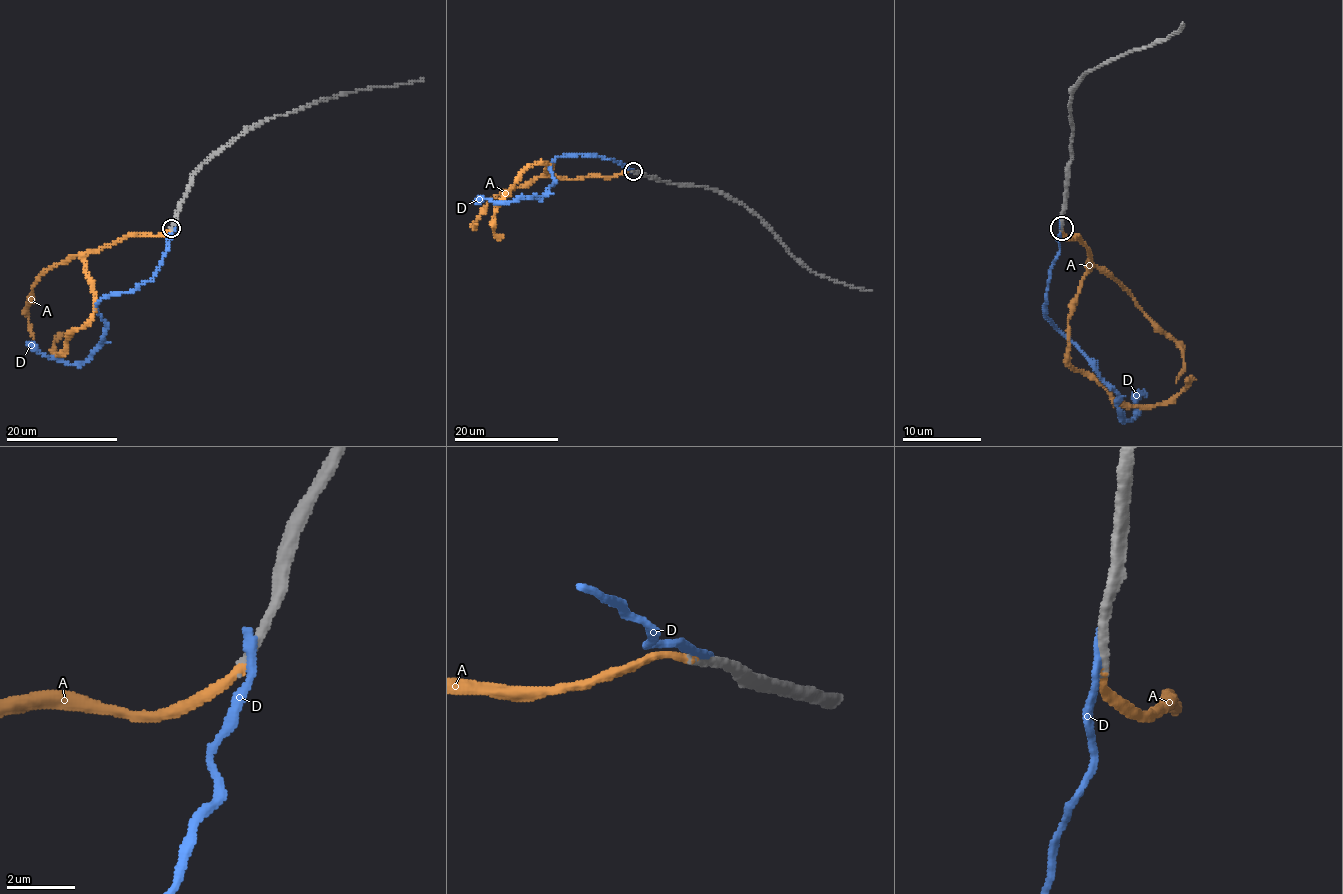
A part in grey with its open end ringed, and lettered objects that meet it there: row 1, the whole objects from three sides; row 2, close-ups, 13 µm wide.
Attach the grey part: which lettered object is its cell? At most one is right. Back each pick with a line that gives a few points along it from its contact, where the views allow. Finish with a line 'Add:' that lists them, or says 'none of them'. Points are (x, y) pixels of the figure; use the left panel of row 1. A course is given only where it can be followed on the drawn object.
A: course (171, 227), (158, 235), (128, 235), (85, 257), (95, 312), (55, 353), (55, 342), (64, 333)
Add: A

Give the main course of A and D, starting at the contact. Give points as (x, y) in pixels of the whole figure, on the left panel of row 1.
A: (171, 227), (158, 235), (128, 235), (85, 257), (95, 312), (55, 353), (55, 342), (64, 333)
D: (173, 224), (155, 274), (100, 298), (95, 306), (103, 338), (82, 362), (60, 362), (25, 342)

